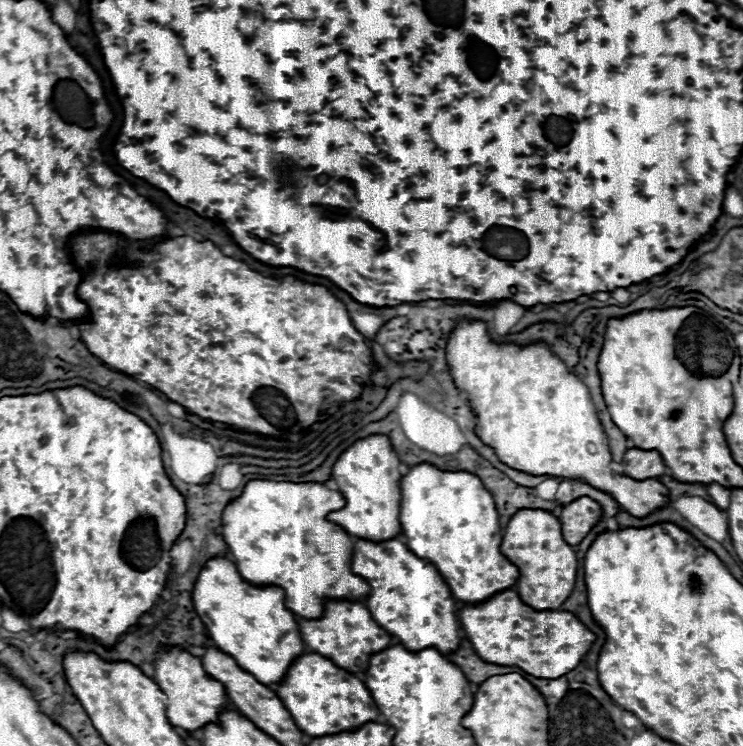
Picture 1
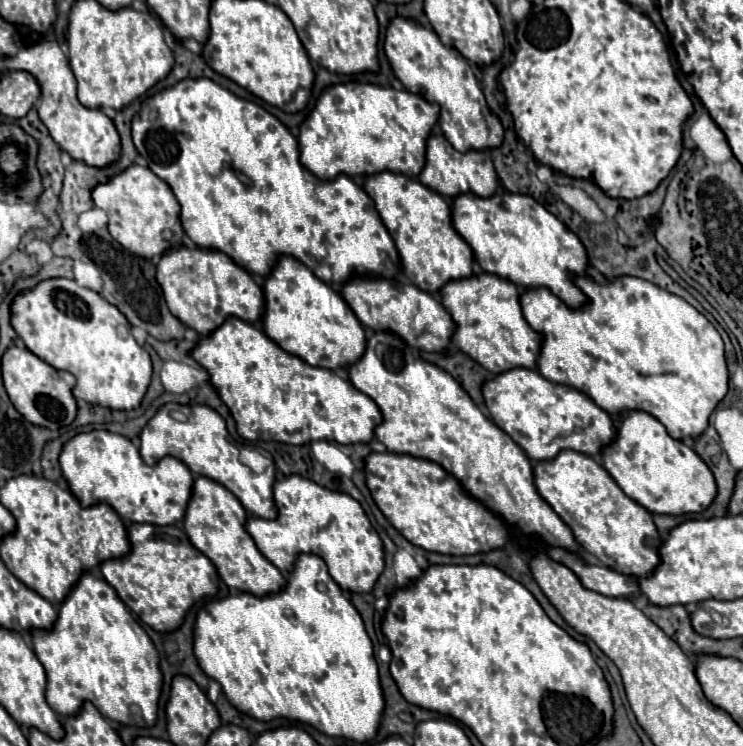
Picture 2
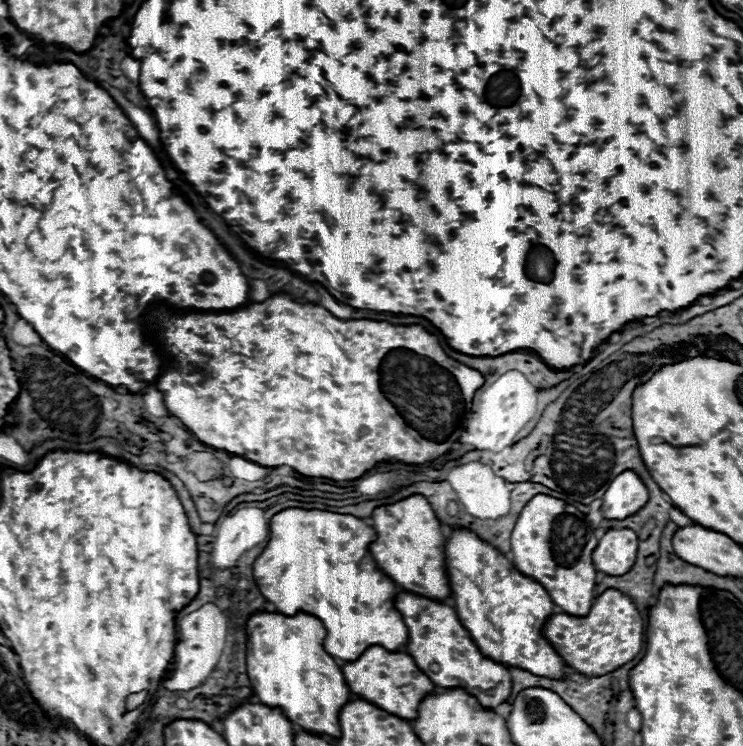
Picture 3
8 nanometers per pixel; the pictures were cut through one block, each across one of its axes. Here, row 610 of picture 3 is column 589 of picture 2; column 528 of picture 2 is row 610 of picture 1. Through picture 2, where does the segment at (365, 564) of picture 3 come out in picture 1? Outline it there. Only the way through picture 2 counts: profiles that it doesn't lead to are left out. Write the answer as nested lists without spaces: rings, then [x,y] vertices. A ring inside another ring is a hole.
[[[250,480],[242,492],[240,498],[236,498],[222,514],[222,536],[224,536],[224,542],[228,544],[230,548],[230,556],[236,560],[236,568],[240,572],[240,576],[254,584],[254,586],[280,586],[284,590],[284,604],[288,610],[292,610],[296,616],[300,618],[306,618],[306,620],[318,620],[322,618],[324,614],[324,604],[326,600],[350,600],[350,602],[360,602],[360,600],[366,600],[368,598],[368,582],[356,574],[352,574],[352,552],[354,552],[354,542],[350,540],[350,536],[338,526],[338,524],[332,524],[328,520],[328,514],[334,512],[334,510],[340,510],[346,506],[346,500],[344,496],[338,492],[338,490],[330,490],[326,488],[324,484],[318,484],[318,482],[266,482],[266,480]],[[354,590],[358,590],[358,598],[344,598],[344,596],[350,596]]]

